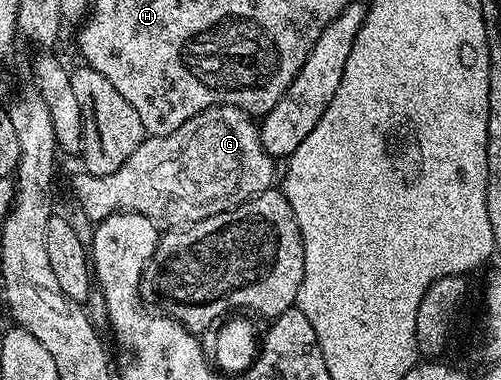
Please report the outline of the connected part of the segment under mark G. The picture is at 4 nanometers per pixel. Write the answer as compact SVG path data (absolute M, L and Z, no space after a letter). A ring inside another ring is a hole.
M214 104L188 118L188 122L184 122L180 130L172 130L172 134L147 136L140 146L136 146L136 150L132 150L132 158L128 158L120 170L103 176L81 174L76 177L74 200L91 222L117 212L135 212L151 220L160 230L181 230L221 212L229 212L245 200L269 190L275 183L274 164L275 157L264 150L262 133L255 117L236 106Z

